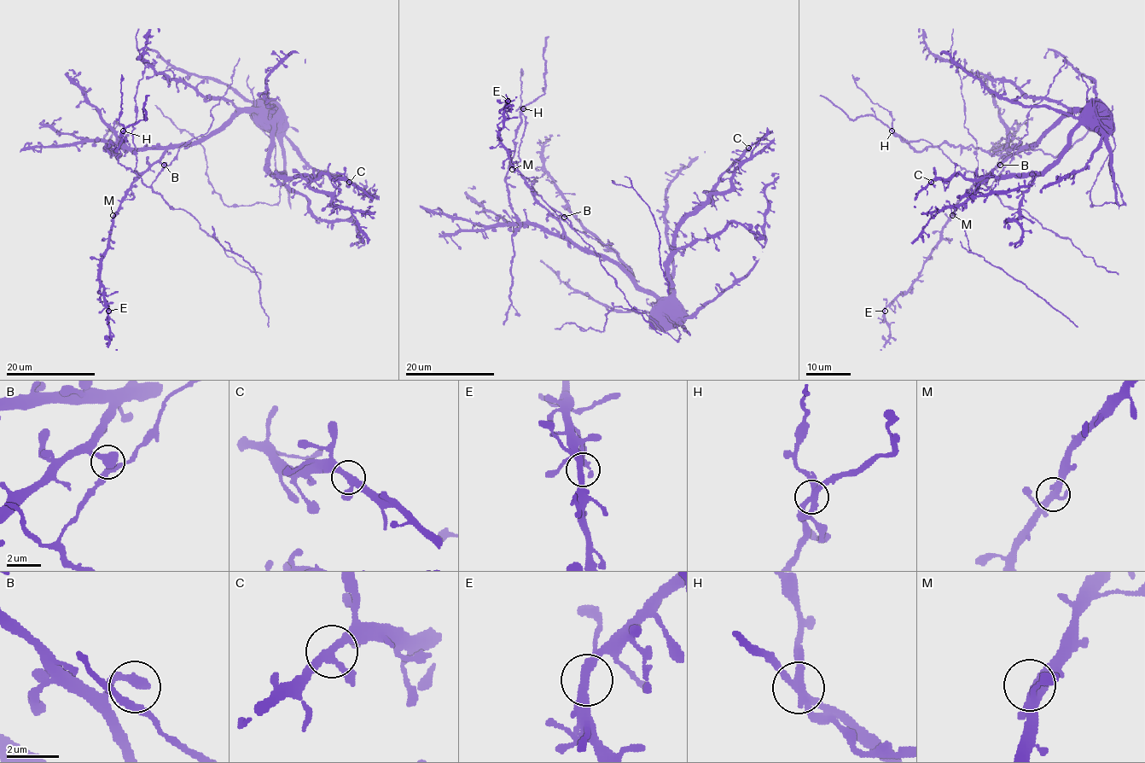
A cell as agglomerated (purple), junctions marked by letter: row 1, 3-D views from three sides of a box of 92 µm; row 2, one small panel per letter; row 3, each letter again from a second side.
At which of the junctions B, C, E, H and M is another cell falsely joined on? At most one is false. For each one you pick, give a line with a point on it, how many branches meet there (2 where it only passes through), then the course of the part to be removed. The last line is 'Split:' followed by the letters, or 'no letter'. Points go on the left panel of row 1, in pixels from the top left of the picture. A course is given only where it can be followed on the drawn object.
H: Place: (123, 131). Branches: 3. Course of the part to remove: (123, 131), (116, 150), (110, 142), (106, 147), (119, 154), (113, 149), (112, 156), (110, 131), (104, 139)
Split: H

